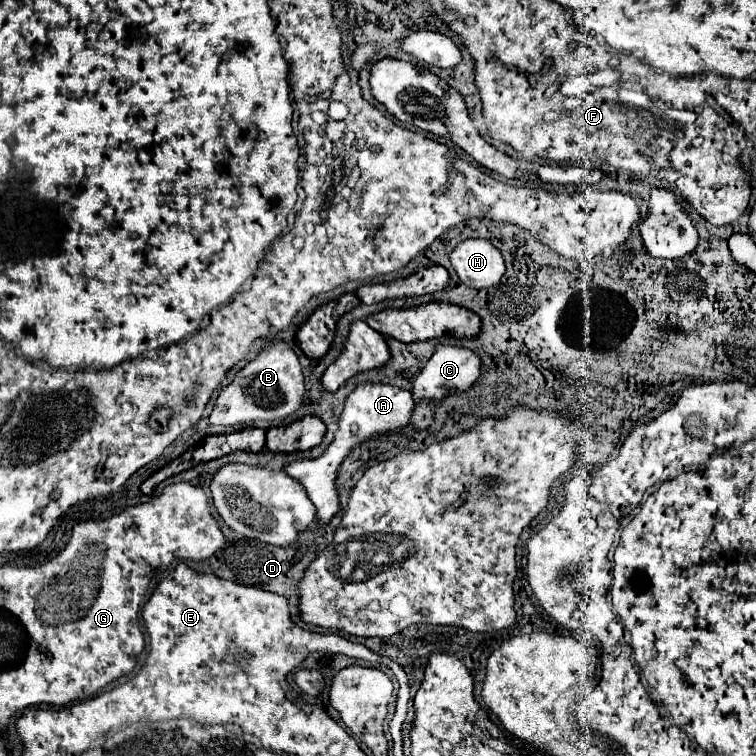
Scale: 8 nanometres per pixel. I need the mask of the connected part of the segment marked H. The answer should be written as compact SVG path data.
M465 239L451 251L451 263L459 279L475 289L491 287L505 275L501 251L487 239Z

